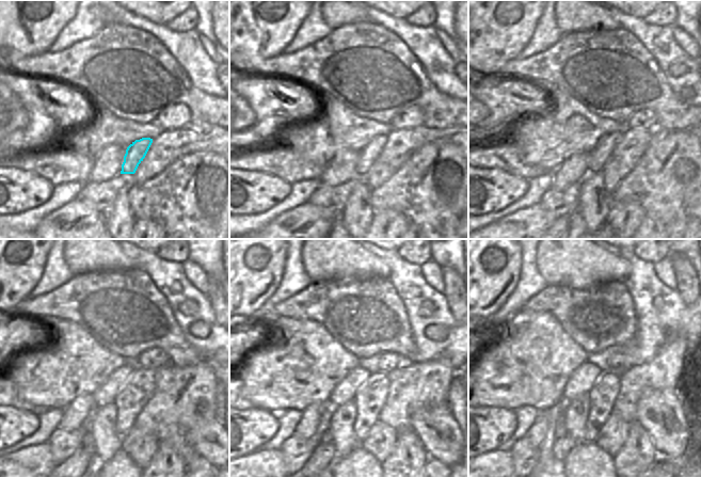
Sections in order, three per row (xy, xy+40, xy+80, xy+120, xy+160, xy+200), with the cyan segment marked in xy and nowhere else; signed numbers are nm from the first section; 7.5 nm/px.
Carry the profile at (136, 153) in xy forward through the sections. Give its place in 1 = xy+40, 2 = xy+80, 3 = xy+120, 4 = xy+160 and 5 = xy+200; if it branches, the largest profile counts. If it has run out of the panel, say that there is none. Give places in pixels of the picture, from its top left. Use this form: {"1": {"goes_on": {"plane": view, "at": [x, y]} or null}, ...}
{"1": {"goes_on": {"plane": "xy+40", "at": [367, 156]}}, "2": {"goes_on": {"plane": "xy+80", "at": [596, 158]}}, "3": {"goes_on": {"plane": "xy+120", "at": [106, 394]}}, "4": {"goes_on": {"plane": "xy+160", "at": [345, 391]}}, "5": {"goes_on": {"plane": "xy+200", "at": [583, 379]}}}

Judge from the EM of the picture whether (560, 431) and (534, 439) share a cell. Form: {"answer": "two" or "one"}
{"answer": "two"}

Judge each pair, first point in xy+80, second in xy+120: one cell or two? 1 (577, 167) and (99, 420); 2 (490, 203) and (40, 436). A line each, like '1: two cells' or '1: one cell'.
1: two cells
2: two cells

